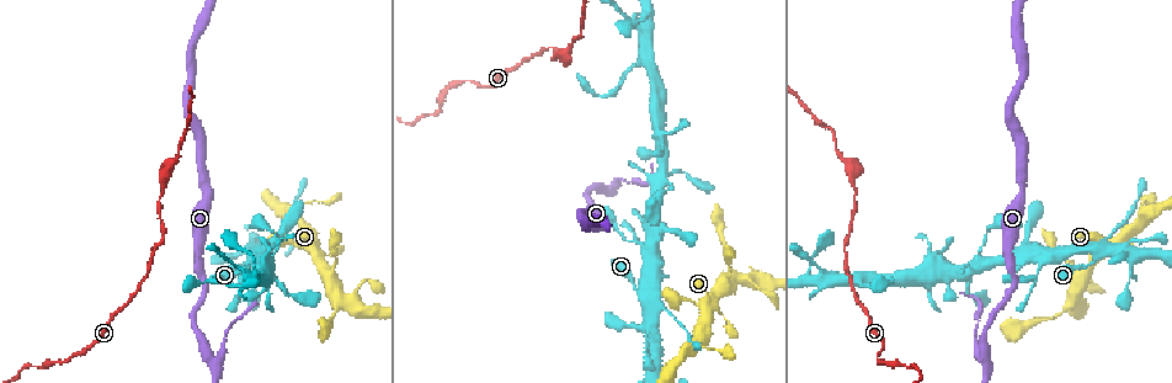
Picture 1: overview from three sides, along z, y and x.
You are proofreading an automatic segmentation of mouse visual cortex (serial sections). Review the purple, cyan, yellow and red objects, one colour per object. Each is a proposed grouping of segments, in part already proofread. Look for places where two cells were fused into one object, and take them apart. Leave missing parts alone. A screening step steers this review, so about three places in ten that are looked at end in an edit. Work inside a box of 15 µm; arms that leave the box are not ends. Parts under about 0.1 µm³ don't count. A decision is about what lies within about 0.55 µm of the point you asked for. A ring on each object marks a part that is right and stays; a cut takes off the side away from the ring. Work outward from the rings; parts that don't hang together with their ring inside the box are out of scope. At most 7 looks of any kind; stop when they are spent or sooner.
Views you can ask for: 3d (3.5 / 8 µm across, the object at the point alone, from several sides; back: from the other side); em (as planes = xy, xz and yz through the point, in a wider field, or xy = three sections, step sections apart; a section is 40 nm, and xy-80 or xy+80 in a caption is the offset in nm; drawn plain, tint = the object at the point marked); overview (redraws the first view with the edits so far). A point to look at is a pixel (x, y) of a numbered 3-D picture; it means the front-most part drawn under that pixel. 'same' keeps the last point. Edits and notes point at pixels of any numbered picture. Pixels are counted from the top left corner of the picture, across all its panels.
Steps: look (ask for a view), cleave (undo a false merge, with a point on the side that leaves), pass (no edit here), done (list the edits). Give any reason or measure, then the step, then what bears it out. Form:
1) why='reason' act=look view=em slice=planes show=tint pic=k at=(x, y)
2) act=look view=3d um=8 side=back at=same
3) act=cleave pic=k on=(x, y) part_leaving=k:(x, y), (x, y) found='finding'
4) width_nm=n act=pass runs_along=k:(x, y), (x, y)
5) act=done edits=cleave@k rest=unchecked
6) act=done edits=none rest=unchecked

why='abrupt turn' act=look view=3d um=8 pic=1 at=(438, 111)

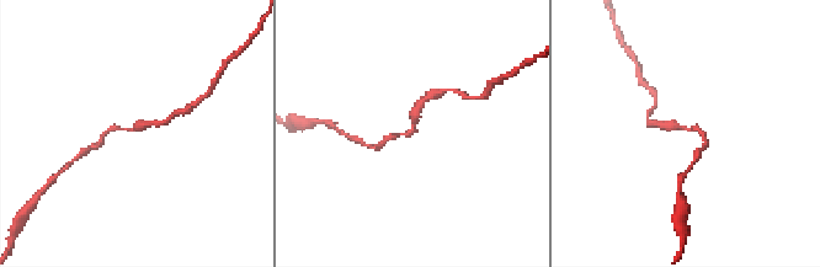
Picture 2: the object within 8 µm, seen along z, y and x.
act=look view=em slice=xy step=2 show=tint pic=2 at=(408, 134)

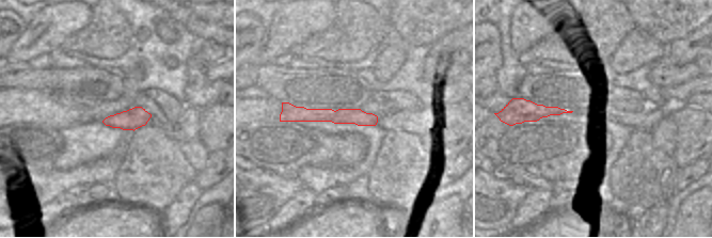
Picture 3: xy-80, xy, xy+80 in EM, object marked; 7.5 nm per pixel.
act=pass runs_along=2:(424, 101), (414, 128), (381, 145) found='one cell here'

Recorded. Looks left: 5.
why='arms part here' act=look view=3d um=3.5 side=back pic=1 at=(986, 360)

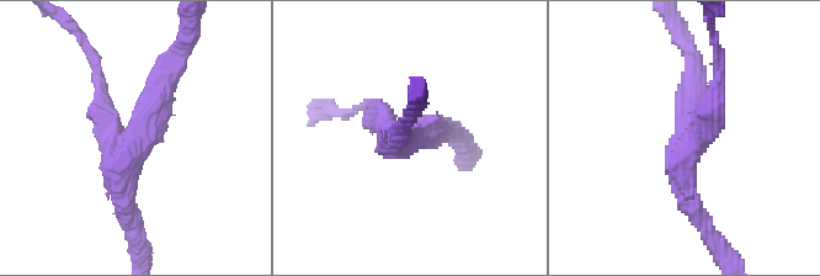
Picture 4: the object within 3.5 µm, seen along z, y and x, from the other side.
arms=3 arm_widths_nm=250,300,400 act=look view=em slice=xy step=2 show=tint pic=4 at=(130, 147)

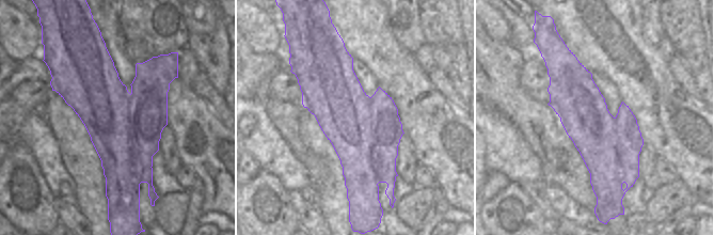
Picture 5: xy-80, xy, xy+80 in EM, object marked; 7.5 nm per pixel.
act=look view=em slice=xy step=3 show=tint at=same

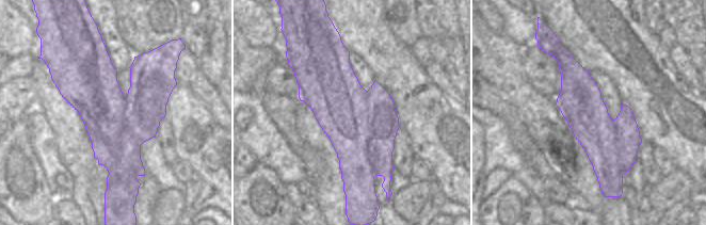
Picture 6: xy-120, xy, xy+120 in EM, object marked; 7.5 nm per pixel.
act=cleave pic=4 on=(713, 112) part_leaving=4:(691, 146), (717, 93), (713, 40) found='two cells meet here'

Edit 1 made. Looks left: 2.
why='four arms meet' act=look view=3d um=3.5 pic=1 at=(644, 302)

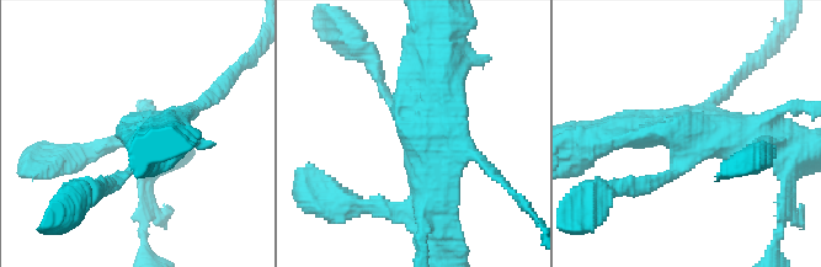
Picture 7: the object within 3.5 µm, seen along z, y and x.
arms=4 arm_widths_nm=150,250,400,450 why='now the EM' act=look view=em slice=xy step=3 show=tint pic=7 at=(417, 127)

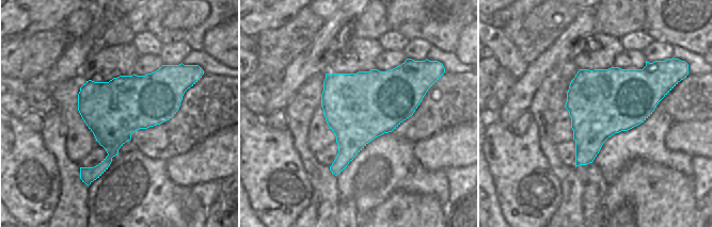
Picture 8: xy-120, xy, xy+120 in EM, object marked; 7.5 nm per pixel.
act=pass runs_along=7:(106, 188), (163, 135) found='continuous, no second cell'

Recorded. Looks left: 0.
act=done edits=cleave@4 rest=unchecked

